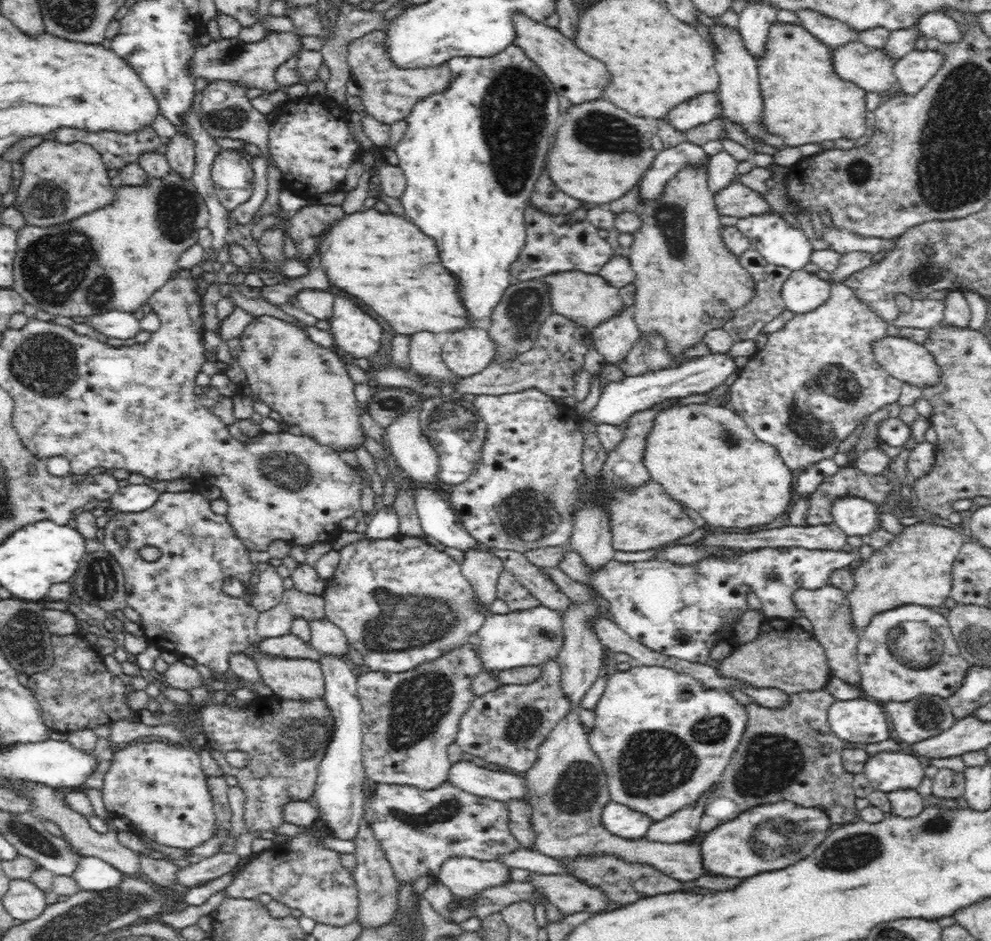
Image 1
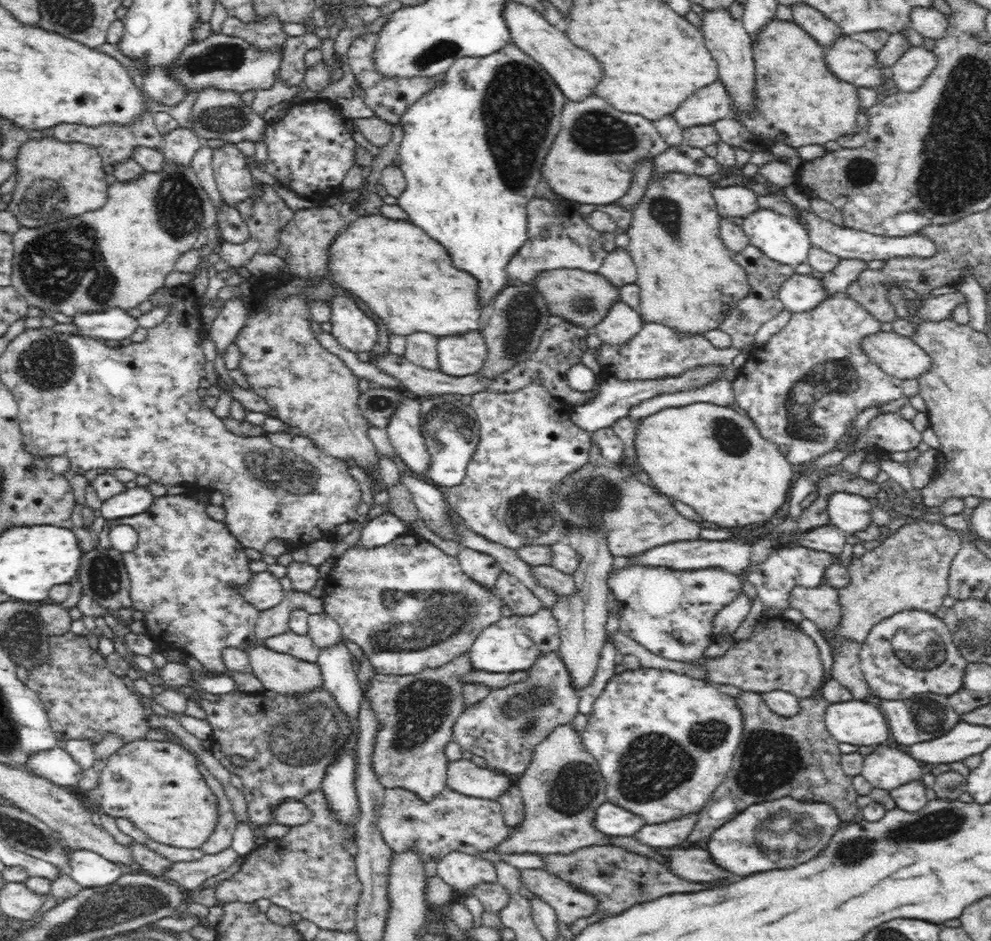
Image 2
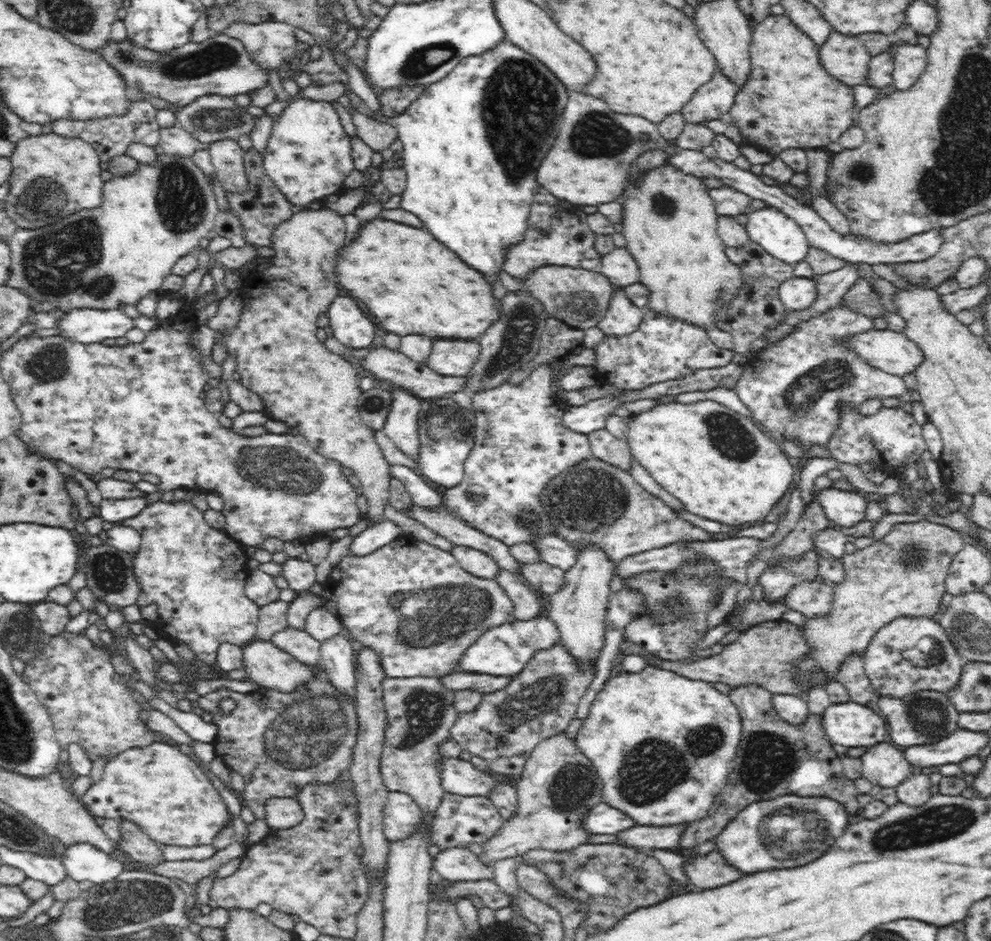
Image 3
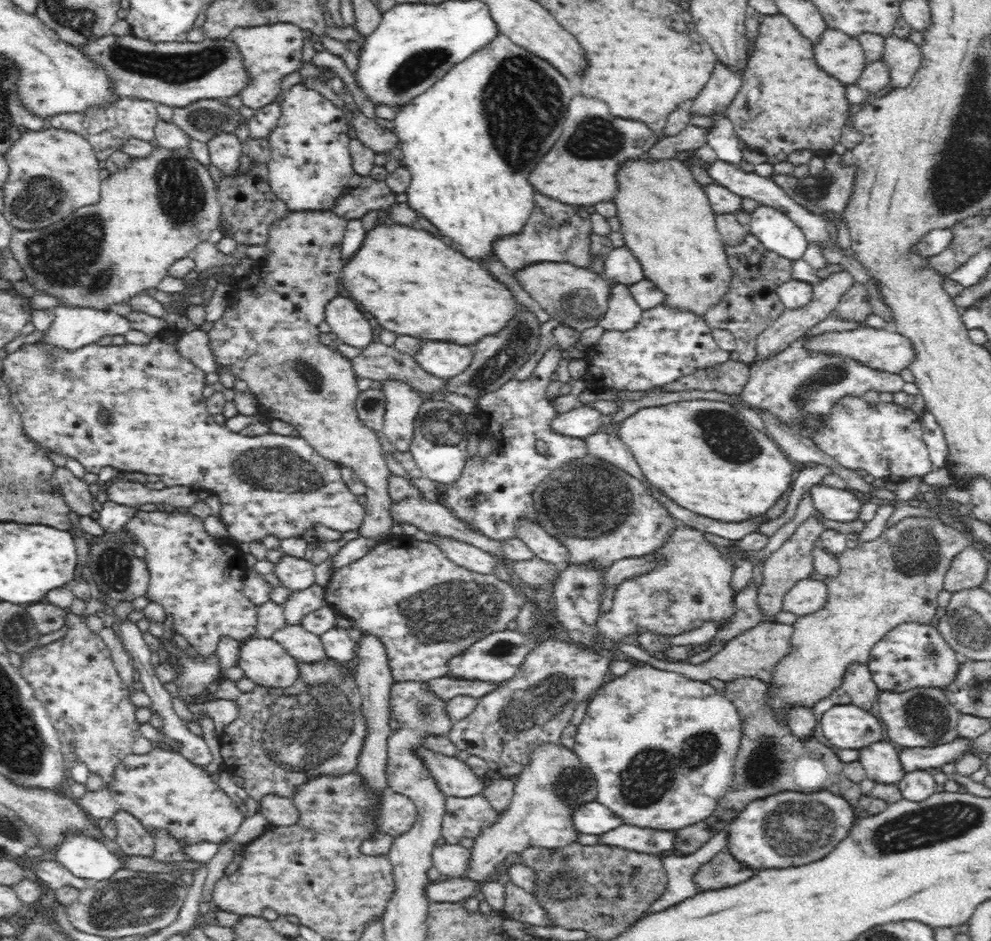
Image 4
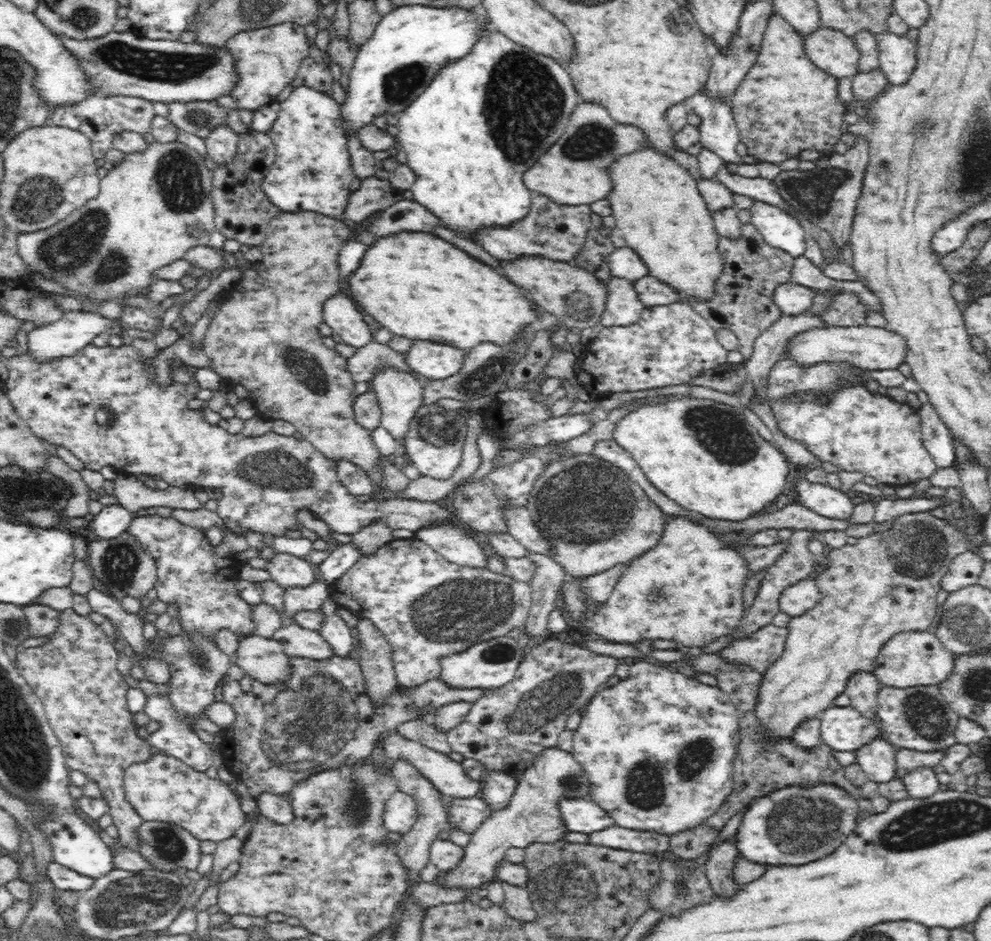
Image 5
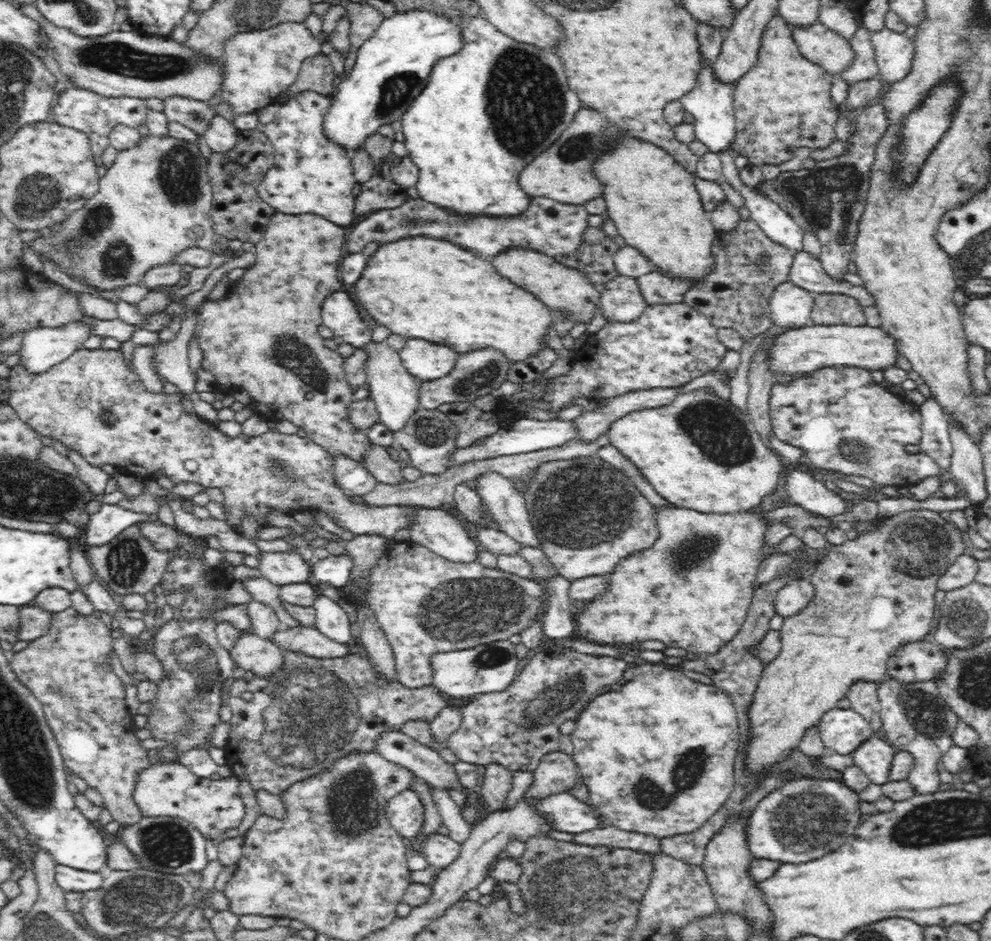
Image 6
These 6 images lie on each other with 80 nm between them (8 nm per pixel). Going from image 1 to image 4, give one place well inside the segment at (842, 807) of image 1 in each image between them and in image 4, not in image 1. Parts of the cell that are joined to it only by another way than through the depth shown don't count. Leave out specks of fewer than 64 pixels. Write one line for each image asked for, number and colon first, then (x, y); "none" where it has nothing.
2: (773, 749)
3: (770, 748)
4: (770, 759)

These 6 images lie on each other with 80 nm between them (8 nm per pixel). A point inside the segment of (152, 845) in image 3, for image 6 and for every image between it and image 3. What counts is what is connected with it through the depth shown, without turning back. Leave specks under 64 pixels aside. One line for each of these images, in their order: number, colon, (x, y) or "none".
4: (133, 838)
5: (75, 674)
6: (65, 669)

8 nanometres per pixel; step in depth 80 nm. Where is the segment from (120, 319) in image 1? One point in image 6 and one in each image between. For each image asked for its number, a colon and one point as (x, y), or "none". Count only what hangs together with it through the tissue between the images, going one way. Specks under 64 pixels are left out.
2: (113, 324)
3: (82, 326)
4: (72, 328)
5: (64, 338)
6: (41, 348)

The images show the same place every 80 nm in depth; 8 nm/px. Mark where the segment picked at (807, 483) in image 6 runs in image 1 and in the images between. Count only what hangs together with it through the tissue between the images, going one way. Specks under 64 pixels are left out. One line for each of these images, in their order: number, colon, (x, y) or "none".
1: (856, 516)
2: (849, 512)
3: (845, 508)
4: (832, 503)
5: (821, 498)

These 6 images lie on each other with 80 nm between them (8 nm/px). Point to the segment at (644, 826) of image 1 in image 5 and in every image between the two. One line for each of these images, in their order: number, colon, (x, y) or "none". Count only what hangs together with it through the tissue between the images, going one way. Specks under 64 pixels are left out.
2: (610, 820)
3: (601, 819)
4: (591, 817)
5: (581, 815)

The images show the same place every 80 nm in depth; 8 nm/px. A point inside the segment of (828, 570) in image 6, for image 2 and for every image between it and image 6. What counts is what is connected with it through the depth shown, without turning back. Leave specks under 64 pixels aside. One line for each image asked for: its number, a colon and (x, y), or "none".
2: (908, 571)
3: (903, 574)
4: (893, 580)
5: (885, 585)

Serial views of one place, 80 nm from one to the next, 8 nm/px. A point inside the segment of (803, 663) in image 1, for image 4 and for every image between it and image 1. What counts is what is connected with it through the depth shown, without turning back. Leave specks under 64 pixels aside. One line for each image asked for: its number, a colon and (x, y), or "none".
2: (777, 655)
3: (762, 654)
4: (755, 653)

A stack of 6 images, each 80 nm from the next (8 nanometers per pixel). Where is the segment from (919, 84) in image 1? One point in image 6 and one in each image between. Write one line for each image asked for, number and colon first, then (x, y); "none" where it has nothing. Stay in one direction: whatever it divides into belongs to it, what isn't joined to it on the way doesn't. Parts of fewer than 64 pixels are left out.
2: (911, 68)
3: (908, 60)
4: (902, 57)
5: (897, 54)
6: (894, 52)

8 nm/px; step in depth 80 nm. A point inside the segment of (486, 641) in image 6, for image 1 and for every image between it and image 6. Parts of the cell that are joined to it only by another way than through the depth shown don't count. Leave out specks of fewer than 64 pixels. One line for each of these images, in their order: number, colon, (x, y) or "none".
1: (401, 603)
2: (409, 605)
3: (412, 602)
4: (426, 609)
5: (427, 607)

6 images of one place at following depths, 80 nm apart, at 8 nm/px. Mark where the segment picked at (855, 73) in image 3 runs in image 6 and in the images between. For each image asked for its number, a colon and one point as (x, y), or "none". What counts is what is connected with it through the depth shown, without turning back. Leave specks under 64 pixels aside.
4: (840, 55)
5: (835, 53)
6: (819, 44)

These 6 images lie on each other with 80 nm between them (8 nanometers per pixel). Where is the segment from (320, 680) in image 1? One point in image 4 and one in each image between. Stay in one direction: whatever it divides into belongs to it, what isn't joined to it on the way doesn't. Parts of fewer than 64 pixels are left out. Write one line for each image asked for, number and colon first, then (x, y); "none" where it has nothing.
2: (282, 673)
3: (270, 667)
4: (264, 660)

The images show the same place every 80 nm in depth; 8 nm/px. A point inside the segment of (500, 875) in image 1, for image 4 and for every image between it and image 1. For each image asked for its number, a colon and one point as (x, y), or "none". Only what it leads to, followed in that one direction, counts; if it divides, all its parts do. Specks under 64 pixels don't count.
2: (460, 870)
3: (455, 864)
4: (450, 859)

